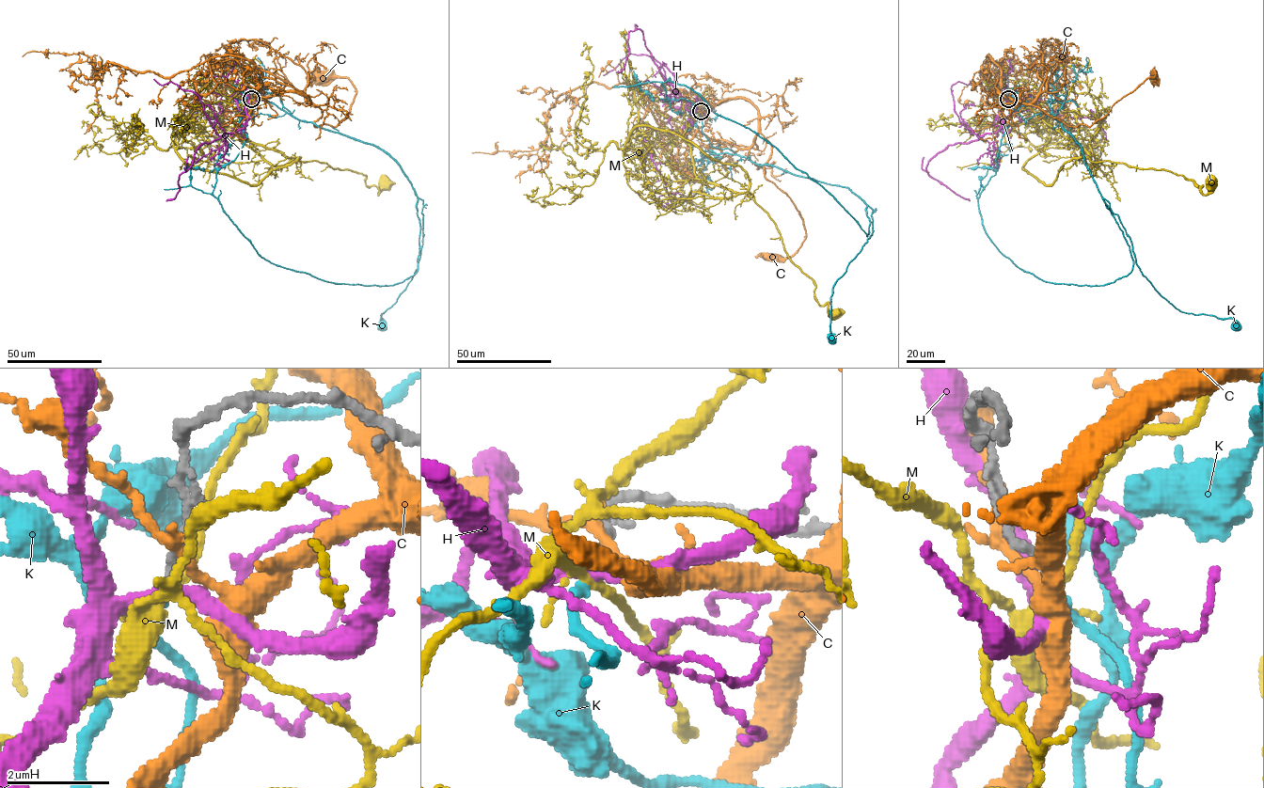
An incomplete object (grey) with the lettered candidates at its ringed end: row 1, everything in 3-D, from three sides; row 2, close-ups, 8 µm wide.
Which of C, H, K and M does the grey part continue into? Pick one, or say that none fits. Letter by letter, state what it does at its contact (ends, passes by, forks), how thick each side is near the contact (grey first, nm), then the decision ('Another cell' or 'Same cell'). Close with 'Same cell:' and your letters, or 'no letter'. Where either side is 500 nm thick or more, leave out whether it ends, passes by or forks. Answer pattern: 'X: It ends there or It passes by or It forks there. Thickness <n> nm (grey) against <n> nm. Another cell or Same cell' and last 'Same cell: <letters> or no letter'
C: It passes by. Thickness 220 nm (grey) against 200 nm. Another cell
H: It passes by. Thickness 160 nm (grey) against 260 nm. Another cell
K: It ends there. Thickness 160 nm (grey) against 180 nm. Same cell
M: It forks there. Thickness 160 nm (grey) against 170 nm. Another cell
Same cell: K

